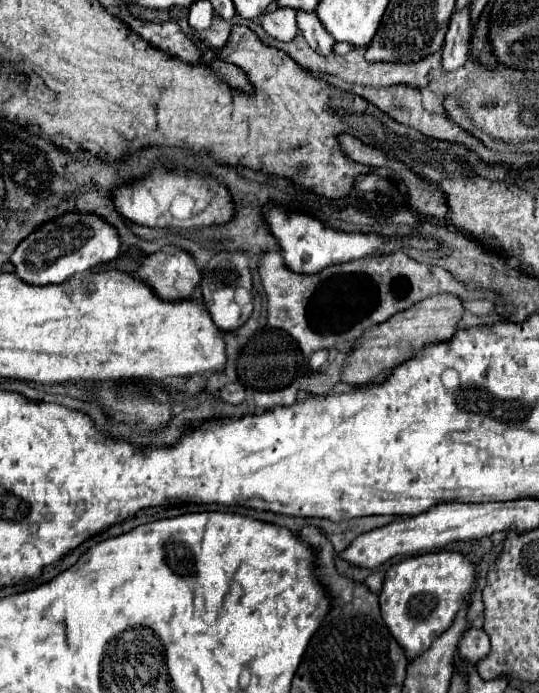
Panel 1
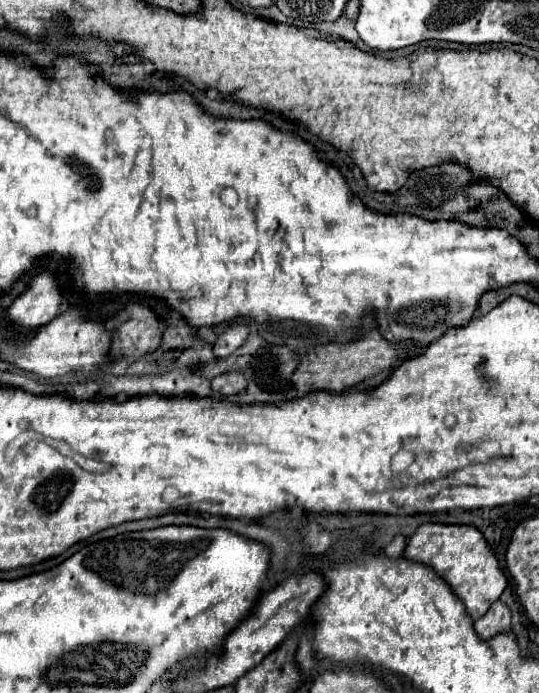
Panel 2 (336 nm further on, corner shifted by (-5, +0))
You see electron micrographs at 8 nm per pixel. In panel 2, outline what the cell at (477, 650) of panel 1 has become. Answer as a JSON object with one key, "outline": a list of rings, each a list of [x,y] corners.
{"outline":[[[502,601],[492,603],[488,613],[474,623],[474,629],[482,639],[490,639],[498,633],[510,631],[510,609]]]}

